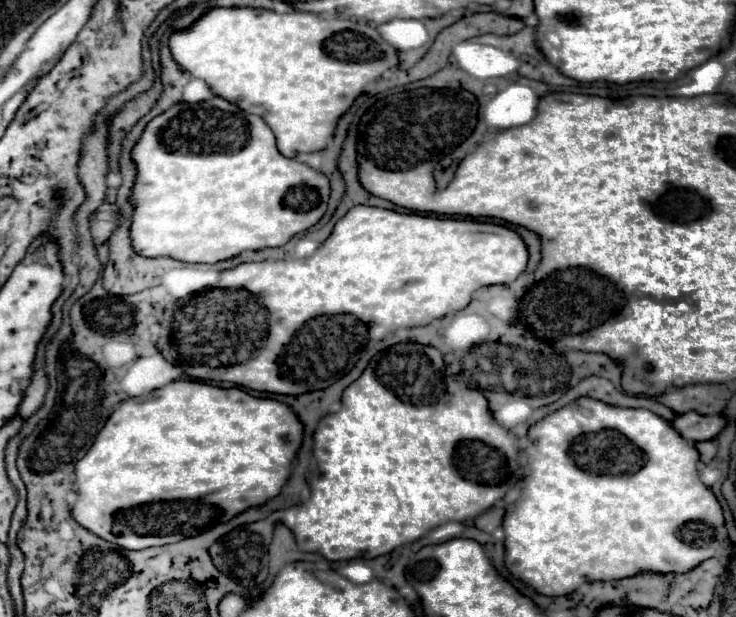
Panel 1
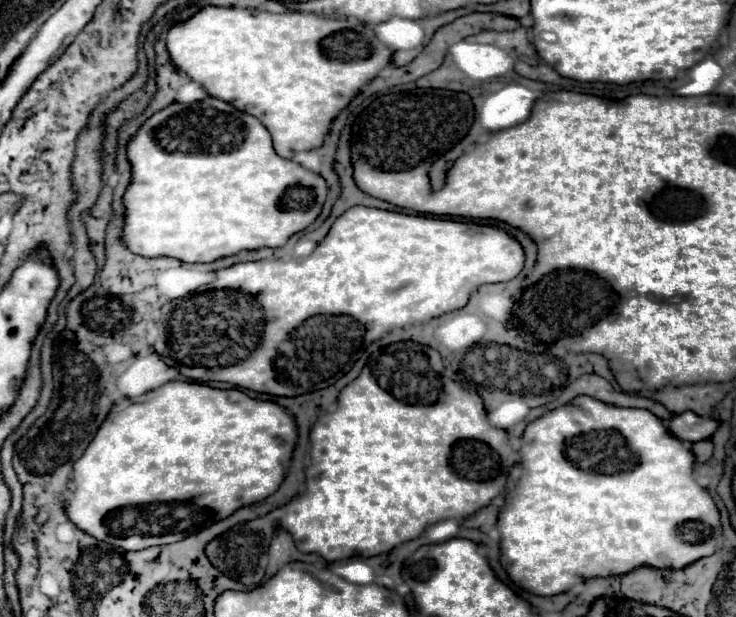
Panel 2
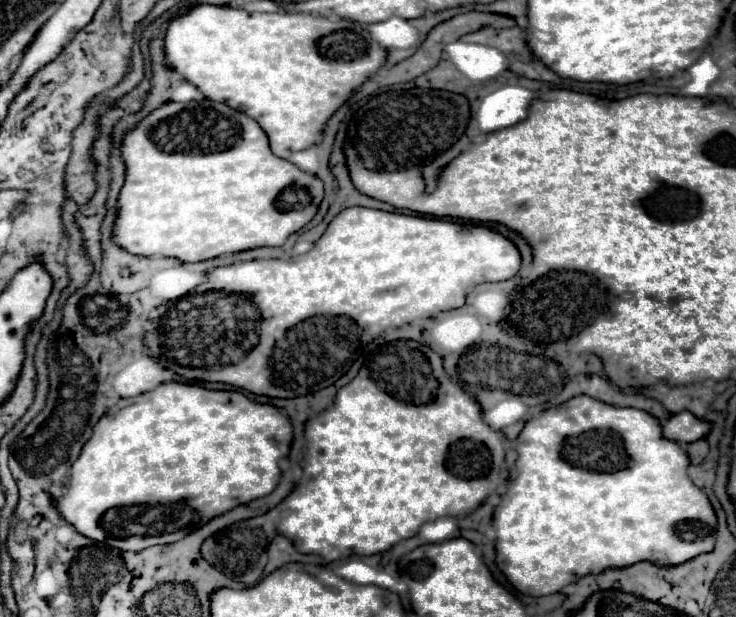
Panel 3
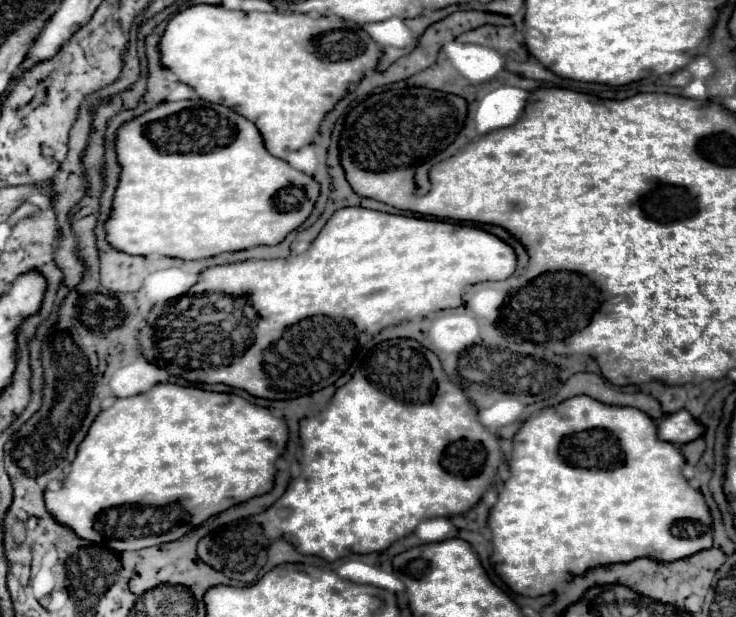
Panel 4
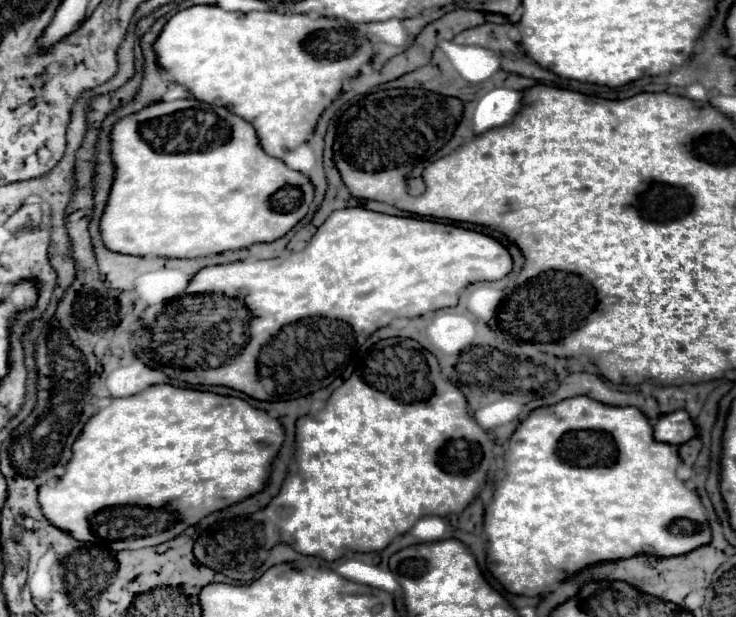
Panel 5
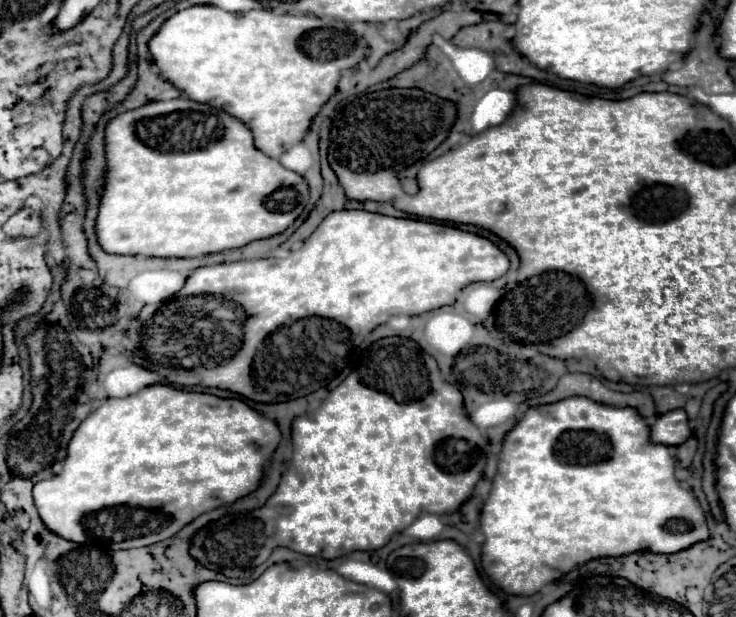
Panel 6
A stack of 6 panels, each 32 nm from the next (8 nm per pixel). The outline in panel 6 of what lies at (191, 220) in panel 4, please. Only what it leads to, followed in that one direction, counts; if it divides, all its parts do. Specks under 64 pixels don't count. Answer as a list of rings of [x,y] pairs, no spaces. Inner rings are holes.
[[[180,96],[174,100],[162,100],[162,102],[148,102],[140,108],[114,116],[104,130],[104,148],[106,148],[106,174],[104,174],[102,196],[98,202],[94,232],[100,248],[104,248],[104,252],[108,254],[142,254],[142,256],[154,256],[154,258],[196,258],[196,256],[206,256],[214,252],[224,252],[228,248],[230,250],[240,248],[252,240],[268,238],[286,230],[292,224],[292,220],[300,216],[300,212],[304,210],[304,204],[308,202],[308,186],[304,178],[280,166],[278,160],[256,150],[250,128],[246,128],[240,120],[228,116],[224,110],[212,108],[208,104],[192,102],[186,96]]]

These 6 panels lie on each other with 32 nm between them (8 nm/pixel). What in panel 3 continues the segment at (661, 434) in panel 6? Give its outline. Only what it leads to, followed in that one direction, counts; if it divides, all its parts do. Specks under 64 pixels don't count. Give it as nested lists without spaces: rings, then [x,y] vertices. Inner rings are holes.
[[[688,410],[672,414],[662,424],[662,436],[668,438],[668,440],[674,440],[678,444],[690,444],[694,440],[700,440],[708,434],[708,430],[710,430],[710,424],[698,420]]]

